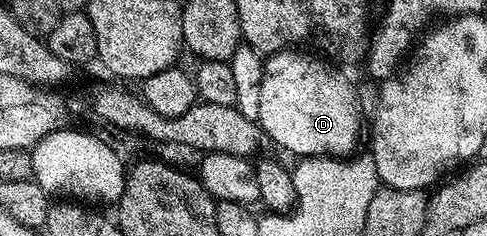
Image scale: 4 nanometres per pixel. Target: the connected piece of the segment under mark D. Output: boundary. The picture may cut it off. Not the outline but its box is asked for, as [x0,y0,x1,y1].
[259,51,361,159]

